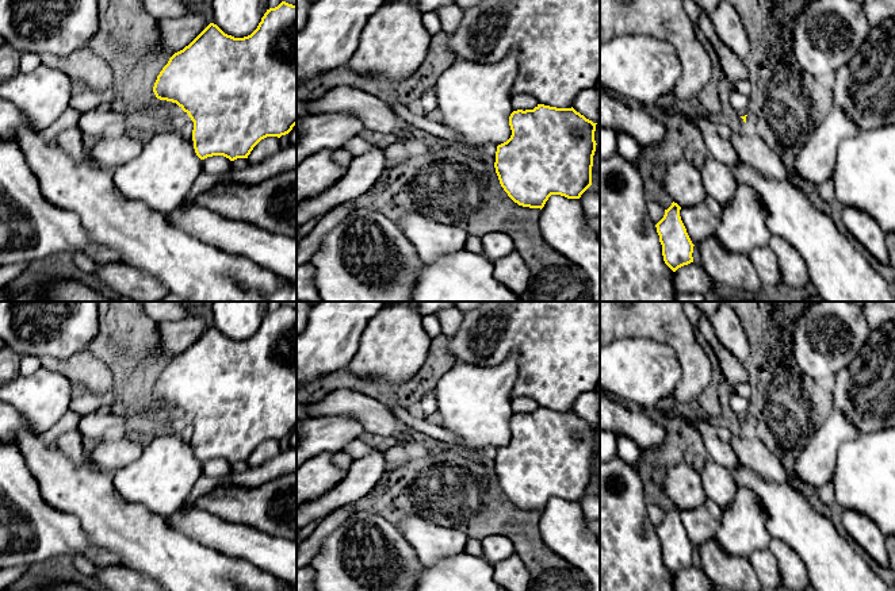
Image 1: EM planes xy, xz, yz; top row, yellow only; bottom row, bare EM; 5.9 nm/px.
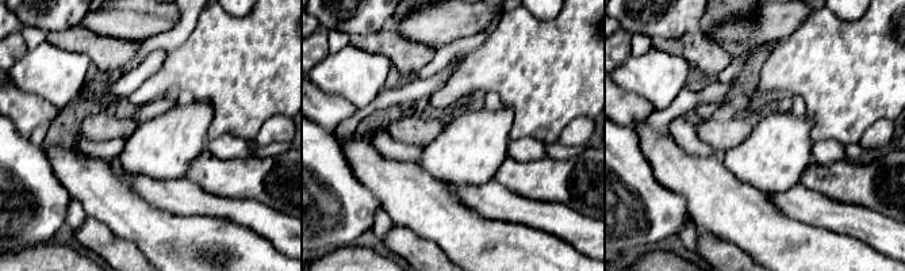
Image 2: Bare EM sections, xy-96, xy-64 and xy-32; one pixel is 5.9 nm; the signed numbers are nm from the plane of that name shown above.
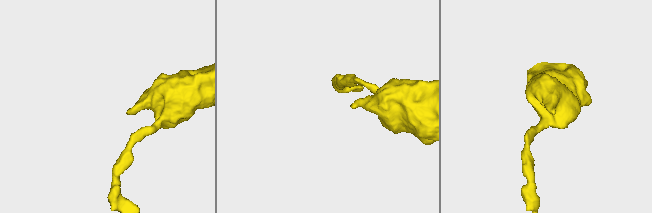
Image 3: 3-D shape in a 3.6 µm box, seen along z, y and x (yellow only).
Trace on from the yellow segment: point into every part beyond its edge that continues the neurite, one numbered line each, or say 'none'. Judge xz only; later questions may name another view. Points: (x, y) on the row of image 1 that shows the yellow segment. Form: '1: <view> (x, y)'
none

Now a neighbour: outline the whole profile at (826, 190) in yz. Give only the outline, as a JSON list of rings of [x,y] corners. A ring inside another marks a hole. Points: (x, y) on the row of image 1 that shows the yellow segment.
[[[829,179],[827,181],[822,183],[818,187],[818,193],[819,193],[819,197],[825,203],[834,203],[834,185],[833,185],[833,180]]]

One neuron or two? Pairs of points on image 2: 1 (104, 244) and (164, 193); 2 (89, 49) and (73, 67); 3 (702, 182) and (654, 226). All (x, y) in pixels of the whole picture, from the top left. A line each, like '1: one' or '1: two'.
1: two
2: two
3: two

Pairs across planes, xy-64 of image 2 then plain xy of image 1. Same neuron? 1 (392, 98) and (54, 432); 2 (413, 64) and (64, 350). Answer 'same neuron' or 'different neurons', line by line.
1: same neuron
2: different neurons

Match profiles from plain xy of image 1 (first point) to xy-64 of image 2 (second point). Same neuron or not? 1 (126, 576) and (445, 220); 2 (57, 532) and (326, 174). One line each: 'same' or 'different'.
1: different
2: same

